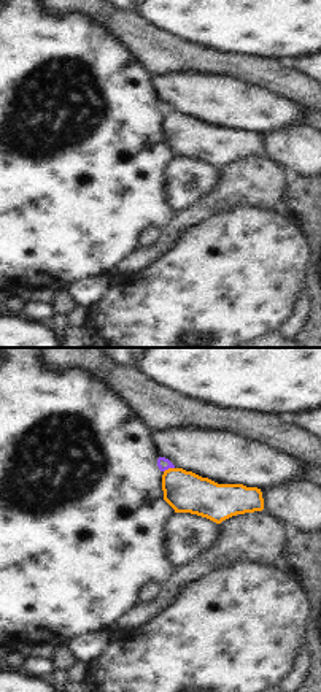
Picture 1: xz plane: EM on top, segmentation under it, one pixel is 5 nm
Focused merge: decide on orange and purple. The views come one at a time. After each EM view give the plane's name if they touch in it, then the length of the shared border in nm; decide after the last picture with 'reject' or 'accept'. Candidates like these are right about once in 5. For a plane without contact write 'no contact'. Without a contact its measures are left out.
meets orange in xz; contact 60 nm long

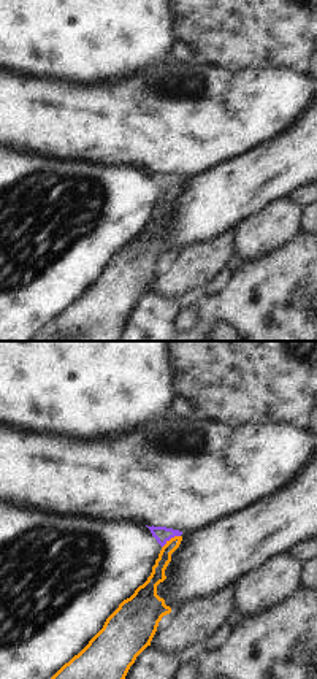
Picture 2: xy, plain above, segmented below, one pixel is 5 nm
meets orange in xy; contact 120 nm long

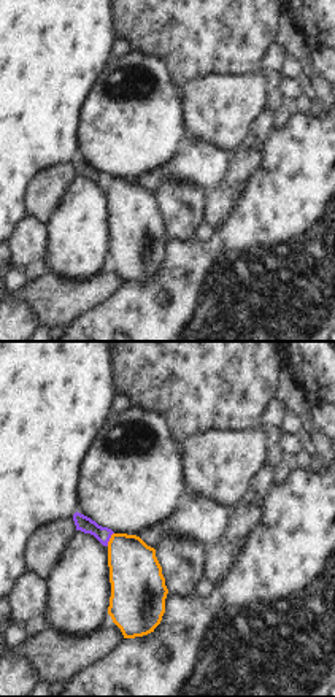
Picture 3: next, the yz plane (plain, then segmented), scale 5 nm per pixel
meets orange in yz; contact 80 nm long

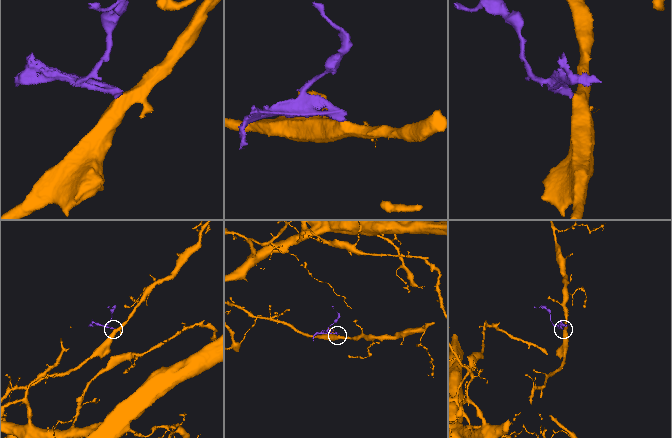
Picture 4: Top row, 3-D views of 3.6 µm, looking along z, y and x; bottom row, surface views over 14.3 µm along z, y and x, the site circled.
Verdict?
reject

